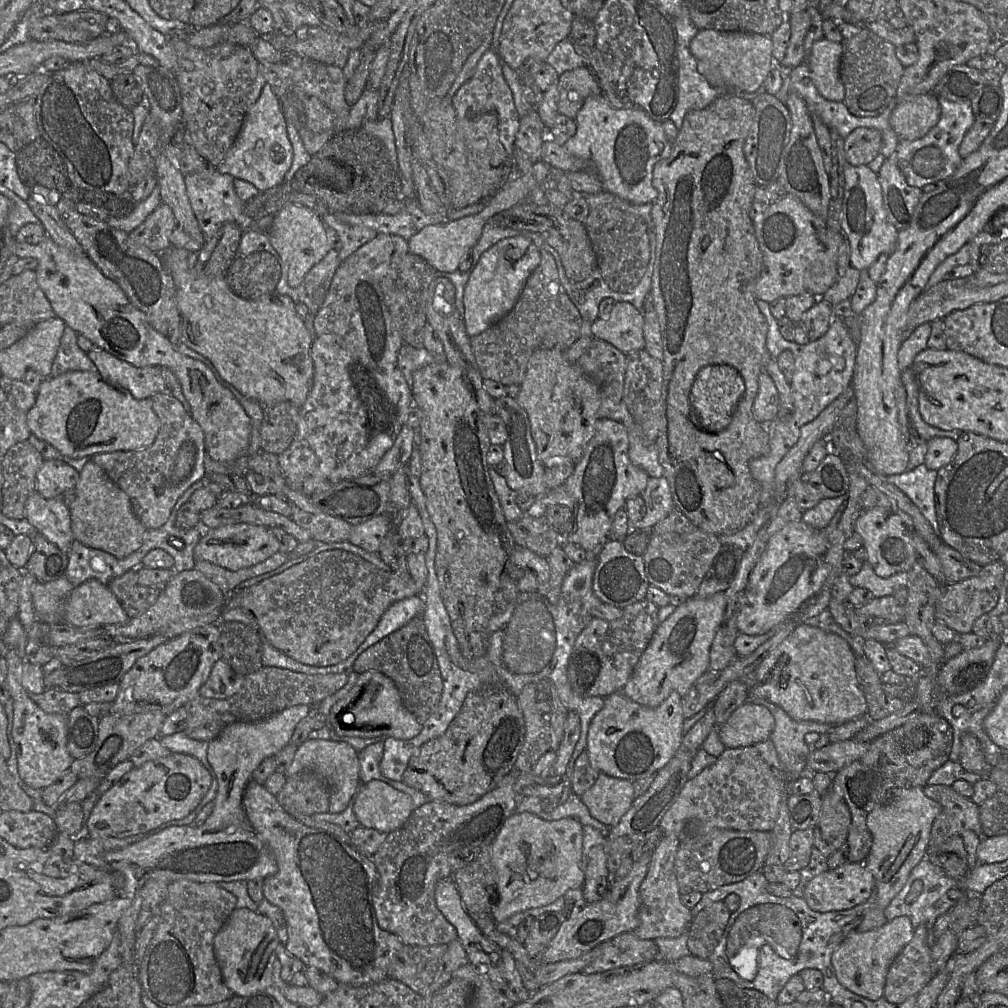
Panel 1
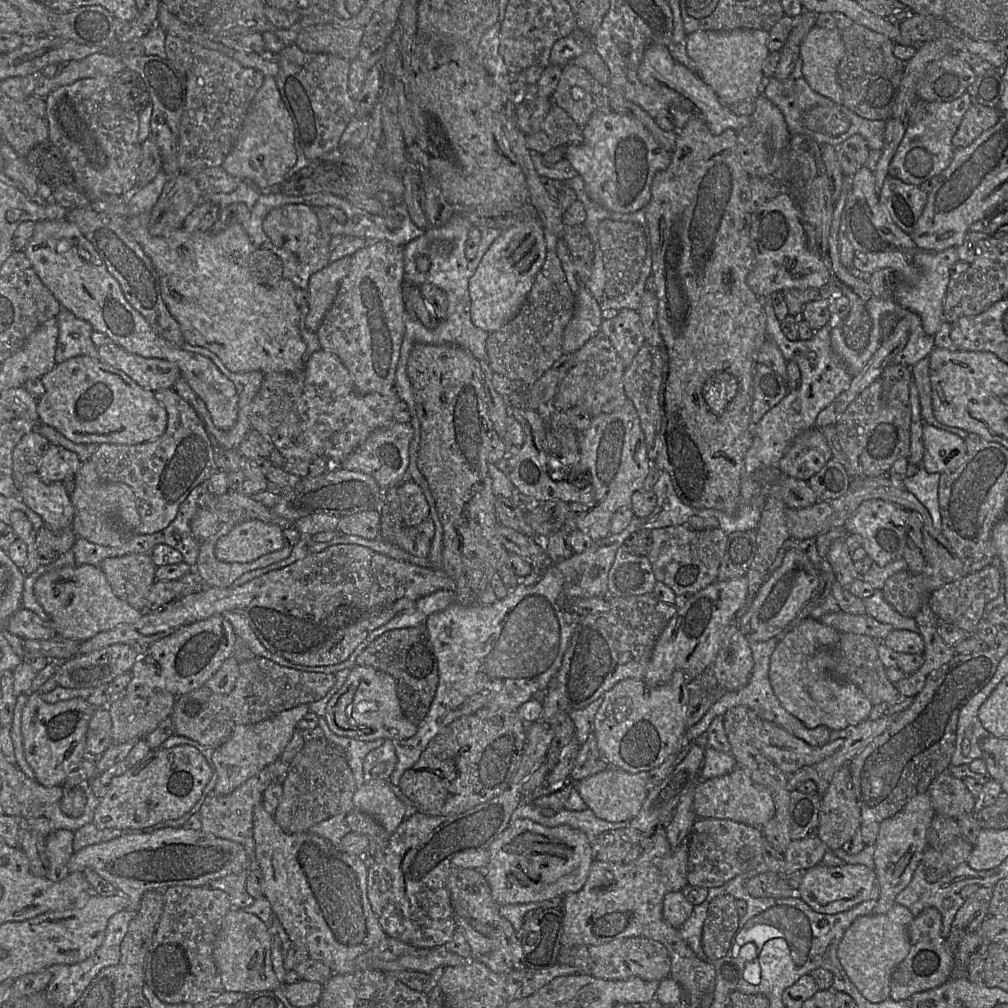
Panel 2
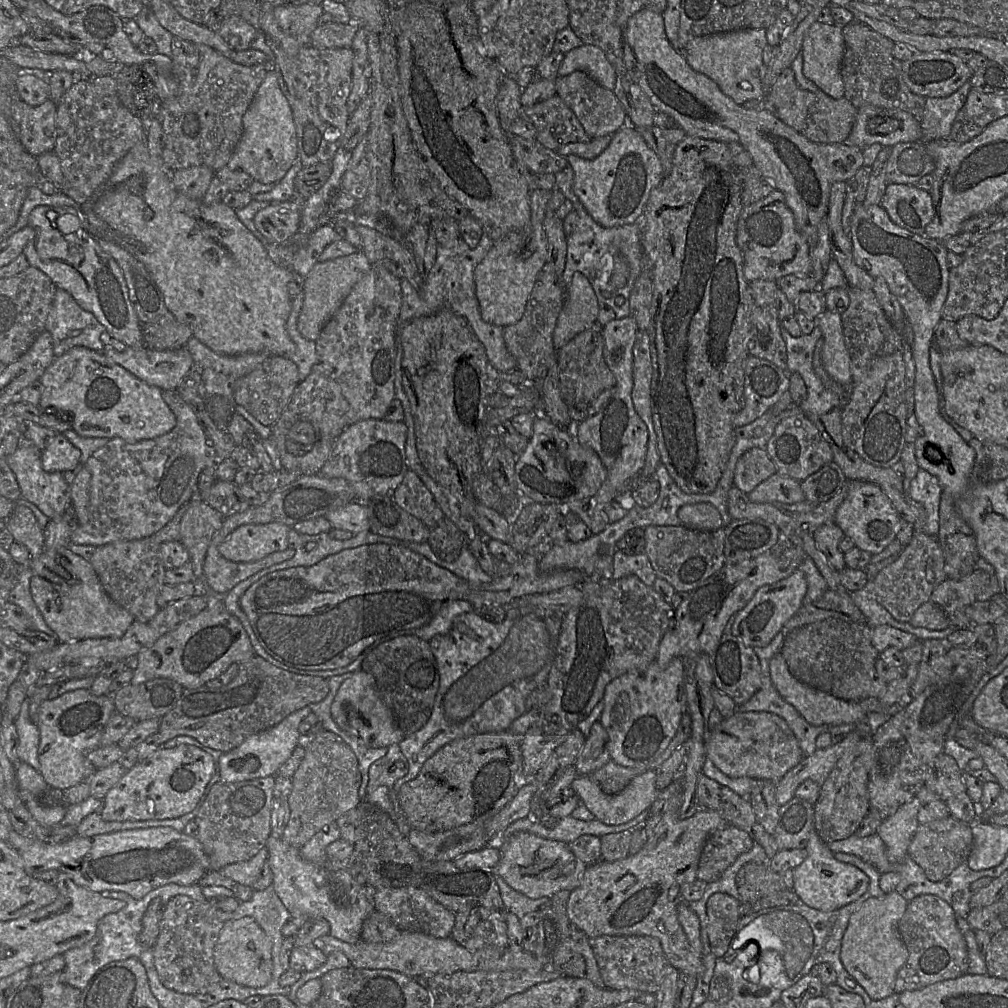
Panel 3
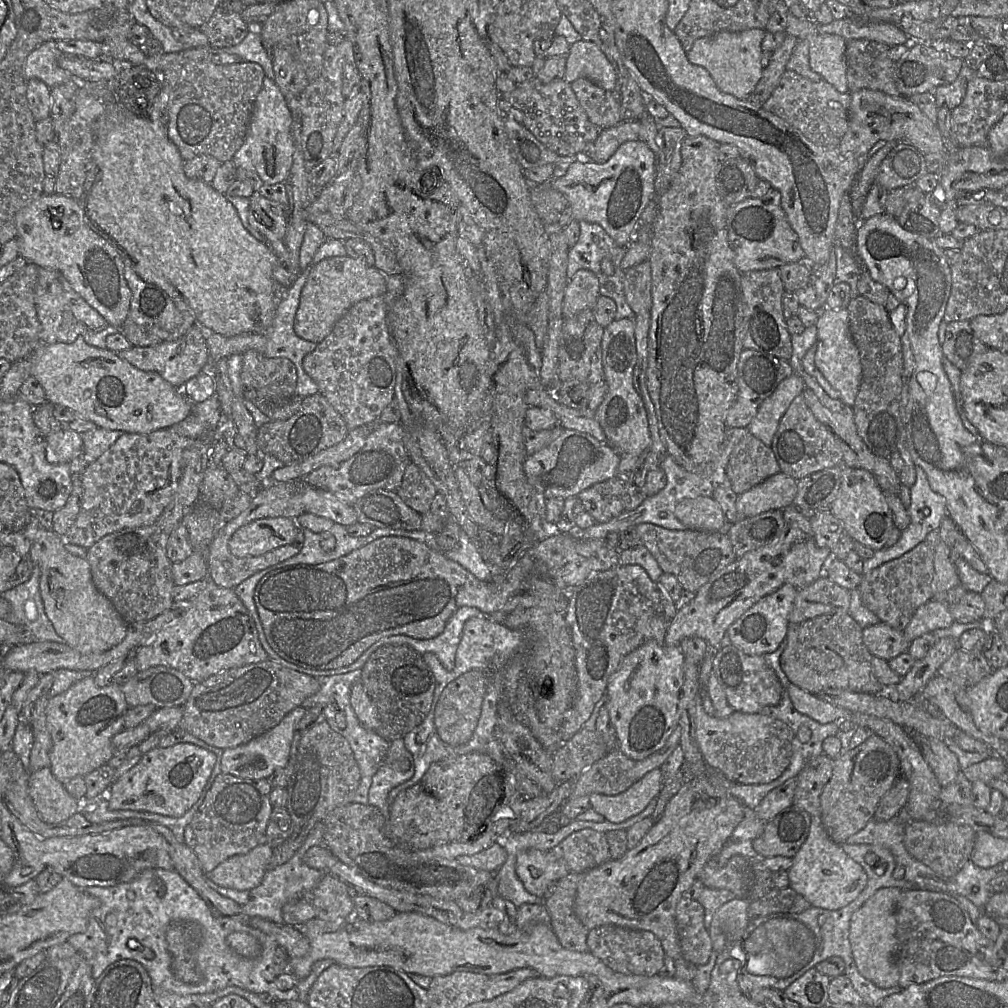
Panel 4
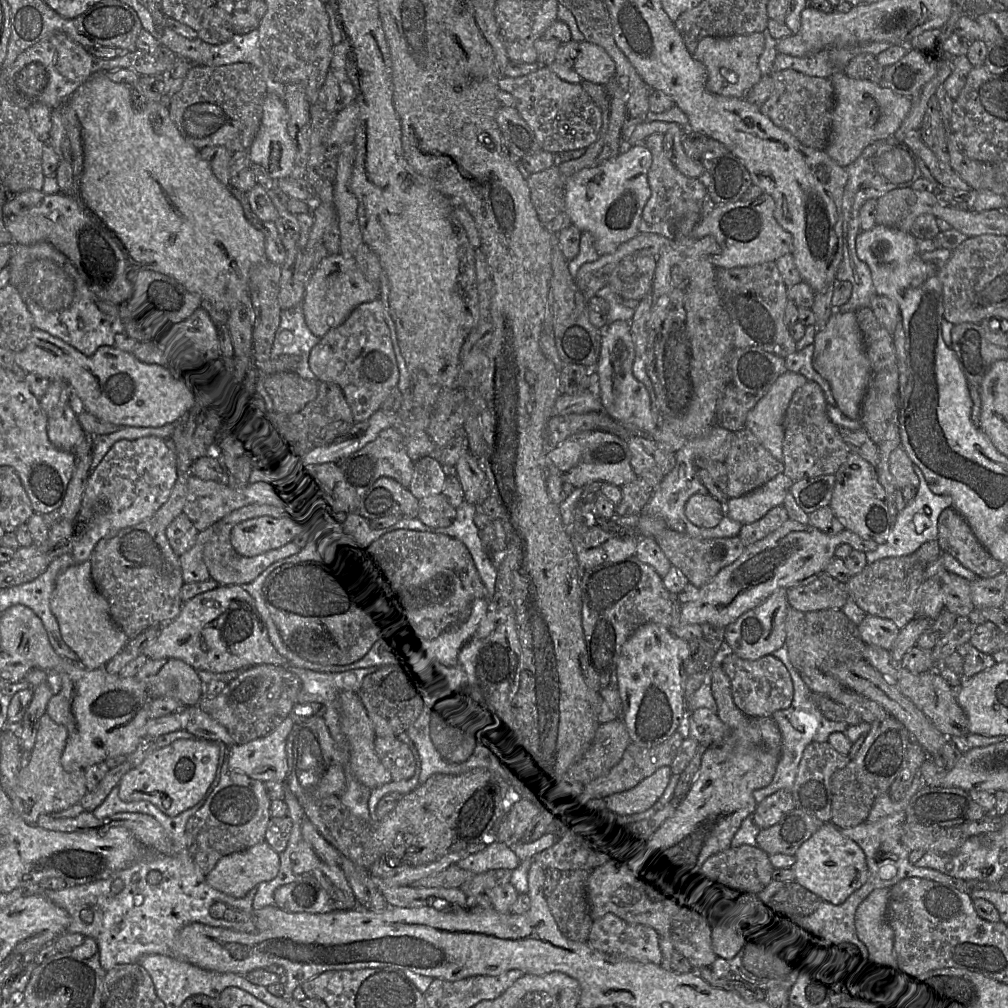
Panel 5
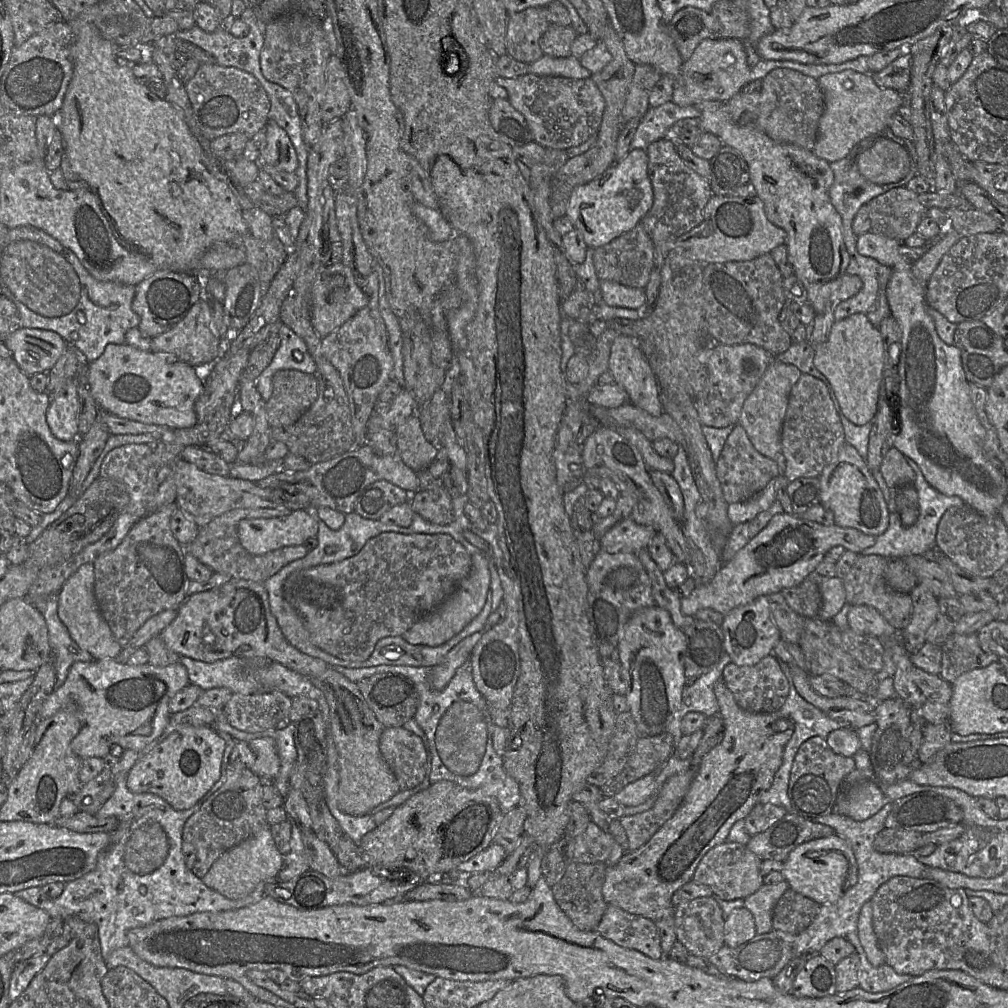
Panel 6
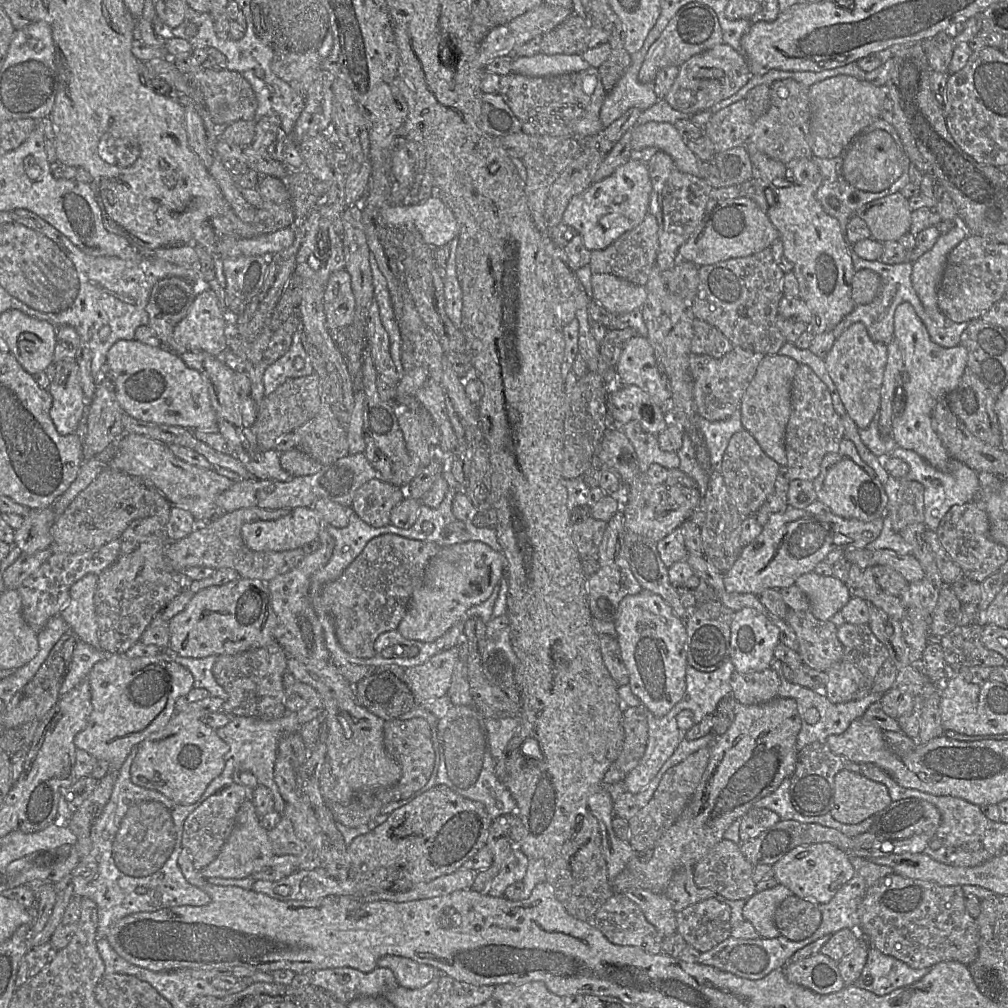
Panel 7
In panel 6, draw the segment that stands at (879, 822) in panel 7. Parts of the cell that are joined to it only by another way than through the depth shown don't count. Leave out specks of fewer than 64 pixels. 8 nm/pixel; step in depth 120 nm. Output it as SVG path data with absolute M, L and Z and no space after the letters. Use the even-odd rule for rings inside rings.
M920 792L893 802L884 825L888 829L928 833L962 820L963 811L954 801L934 792Z

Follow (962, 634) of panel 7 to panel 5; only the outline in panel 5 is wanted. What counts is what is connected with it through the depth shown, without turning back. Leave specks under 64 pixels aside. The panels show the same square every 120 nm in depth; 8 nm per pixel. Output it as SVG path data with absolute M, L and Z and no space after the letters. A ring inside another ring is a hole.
M970 642L959 646L952 654L938 662L934 670L954 689L968 679L995 664L992 655L978 651Z

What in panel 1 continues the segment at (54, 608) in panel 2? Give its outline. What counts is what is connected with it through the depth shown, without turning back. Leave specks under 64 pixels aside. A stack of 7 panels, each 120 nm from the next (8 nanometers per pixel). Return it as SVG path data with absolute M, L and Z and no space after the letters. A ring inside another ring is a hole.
M90 579L73 588L65 605L64 620L76 627L97 628L130 620L108 585Z

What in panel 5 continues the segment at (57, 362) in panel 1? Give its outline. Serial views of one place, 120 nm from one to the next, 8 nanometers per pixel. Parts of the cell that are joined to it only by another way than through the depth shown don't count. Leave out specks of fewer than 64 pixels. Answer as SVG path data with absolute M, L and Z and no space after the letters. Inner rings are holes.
M48 242L14 244L8 264L13 285L33 317L34 329L45 331L86 356L101 346L115 345L115 336L124 332L121 306L100 300L84 284L71 261Z

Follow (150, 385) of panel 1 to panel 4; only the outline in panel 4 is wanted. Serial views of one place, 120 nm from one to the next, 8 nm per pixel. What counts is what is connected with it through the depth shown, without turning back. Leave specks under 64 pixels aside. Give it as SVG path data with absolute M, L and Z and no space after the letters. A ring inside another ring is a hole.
M195 323L183 336L157 345L138 347L116 352L136 368L146 372L157 372L174 387L182 388L189 379L196 376L209 362L209 349L203 335L203 328Z

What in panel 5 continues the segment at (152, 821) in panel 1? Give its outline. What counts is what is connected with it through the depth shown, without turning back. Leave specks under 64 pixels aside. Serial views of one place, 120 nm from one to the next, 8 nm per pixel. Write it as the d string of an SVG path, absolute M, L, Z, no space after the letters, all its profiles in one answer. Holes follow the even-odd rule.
M178 739L158 748L143 762L125 773L118 783L119 798L124 802L148 801L169 817L194 807L212 783L219 759L219 746L206 739Z

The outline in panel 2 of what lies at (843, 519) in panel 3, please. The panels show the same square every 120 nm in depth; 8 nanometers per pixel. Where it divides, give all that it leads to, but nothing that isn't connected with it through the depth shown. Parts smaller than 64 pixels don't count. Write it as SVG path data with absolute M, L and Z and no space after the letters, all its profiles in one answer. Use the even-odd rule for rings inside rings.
M882 499L863 501L857 510L850 516L843 527L848 534L858 535L861 546L867 555L879 566L893 562L903 557L908 535L906 521L908 511Z

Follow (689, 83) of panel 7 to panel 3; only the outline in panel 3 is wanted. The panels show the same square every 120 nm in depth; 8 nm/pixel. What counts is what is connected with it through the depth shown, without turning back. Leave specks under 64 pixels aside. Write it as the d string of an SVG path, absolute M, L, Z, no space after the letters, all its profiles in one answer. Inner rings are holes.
M741 29L696 37L686 45L684 57L693 70L716 82L721 91L736 104L764 99L763 78L766 66L763 64L763 53L768 45L766 30Z

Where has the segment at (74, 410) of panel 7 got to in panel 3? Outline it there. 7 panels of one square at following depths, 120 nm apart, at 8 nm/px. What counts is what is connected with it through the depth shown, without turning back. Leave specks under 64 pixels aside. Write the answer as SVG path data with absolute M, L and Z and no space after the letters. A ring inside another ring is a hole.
M57 433L42 451L41 463L46 472L64 472L80 464L80 450L62 433Z

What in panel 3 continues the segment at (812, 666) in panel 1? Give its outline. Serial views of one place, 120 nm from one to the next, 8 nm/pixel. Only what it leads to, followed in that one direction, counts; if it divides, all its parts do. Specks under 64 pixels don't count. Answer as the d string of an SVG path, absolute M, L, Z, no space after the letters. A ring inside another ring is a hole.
M781 652L775 654L769 662L770 677L773 685L781 697L791 704L800 715L811 725L840 725L856 724L867 712L857 701L848 701L836 698L826 692L811 687L796 679L789 671L787 663Z

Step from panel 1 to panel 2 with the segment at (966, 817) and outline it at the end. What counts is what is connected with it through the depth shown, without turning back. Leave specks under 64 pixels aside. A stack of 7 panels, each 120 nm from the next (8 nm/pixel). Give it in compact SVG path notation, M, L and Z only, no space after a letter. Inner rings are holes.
M947 769L929 784L926 793L936 813L955 820L963 814L974 813L978 807L962 779L954 777Z

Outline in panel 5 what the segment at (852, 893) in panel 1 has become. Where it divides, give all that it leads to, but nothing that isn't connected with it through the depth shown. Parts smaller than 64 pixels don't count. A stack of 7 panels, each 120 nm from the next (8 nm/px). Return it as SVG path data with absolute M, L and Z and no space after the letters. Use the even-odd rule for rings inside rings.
M830 822L820 828L806 840L794 855L791 869L794 882L814 894L821 902L834 906L841 905L858 890L868 878L865 855L862 849L851 839L843 836L839 828Z

